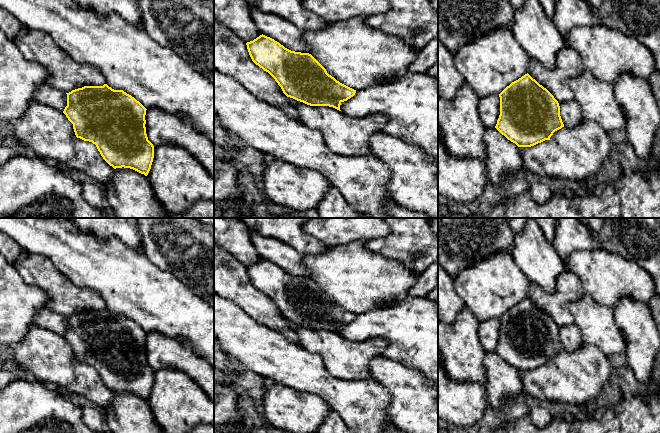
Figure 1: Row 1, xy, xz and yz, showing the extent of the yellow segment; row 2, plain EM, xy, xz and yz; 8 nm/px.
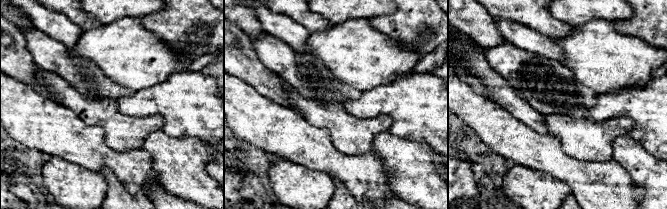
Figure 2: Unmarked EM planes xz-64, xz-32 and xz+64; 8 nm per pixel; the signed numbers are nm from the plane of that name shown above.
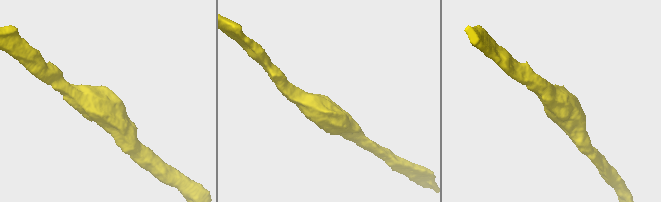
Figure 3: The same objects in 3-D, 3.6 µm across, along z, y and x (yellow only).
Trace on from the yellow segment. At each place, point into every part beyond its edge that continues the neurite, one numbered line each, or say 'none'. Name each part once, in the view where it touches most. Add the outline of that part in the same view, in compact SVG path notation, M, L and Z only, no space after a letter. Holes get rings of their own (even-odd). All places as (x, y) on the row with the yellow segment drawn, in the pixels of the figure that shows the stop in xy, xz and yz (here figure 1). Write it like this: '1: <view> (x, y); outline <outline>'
1: xz (344, 135); outline M290 98L299 112L300 122L318 129L327 147L340 155L368 155L369 138L373 133L382 132L388 121L383 114L370 114L367 117L349 117L329 106L310 106Z

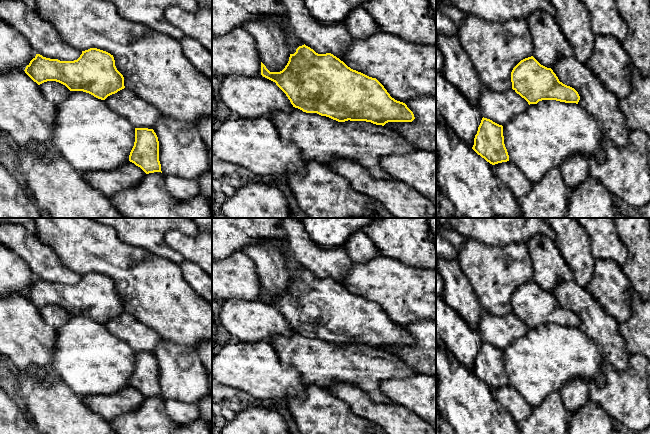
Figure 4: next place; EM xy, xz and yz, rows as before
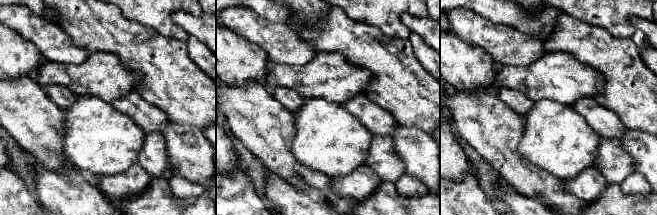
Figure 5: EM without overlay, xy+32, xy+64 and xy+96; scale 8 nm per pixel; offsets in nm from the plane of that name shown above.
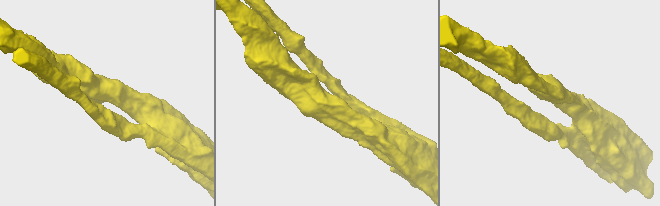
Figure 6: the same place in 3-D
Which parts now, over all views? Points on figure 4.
none

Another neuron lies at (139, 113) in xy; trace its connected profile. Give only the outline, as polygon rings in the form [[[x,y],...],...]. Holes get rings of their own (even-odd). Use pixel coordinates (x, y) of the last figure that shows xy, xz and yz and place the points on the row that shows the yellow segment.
[[[125,88],[108,96],[104,101],[110,109],[126,118],[135,128],[153,129],[155,122],[162,116],[157,108]]]

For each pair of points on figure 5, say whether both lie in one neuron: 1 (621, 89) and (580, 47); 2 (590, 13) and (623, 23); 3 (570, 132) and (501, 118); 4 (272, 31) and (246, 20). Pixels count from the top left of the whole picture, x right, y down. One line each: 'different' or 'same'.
1: same
2: same
3: different
4: same

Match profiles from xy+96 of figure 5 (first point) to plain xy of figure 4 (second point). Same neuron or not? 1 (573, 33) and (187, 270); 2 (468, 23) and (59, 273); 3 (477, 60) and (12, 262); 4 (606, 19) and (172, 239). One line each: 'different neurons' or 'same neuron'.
1: different neurons
2: same neuron
3: same neuron
4: different neurons

